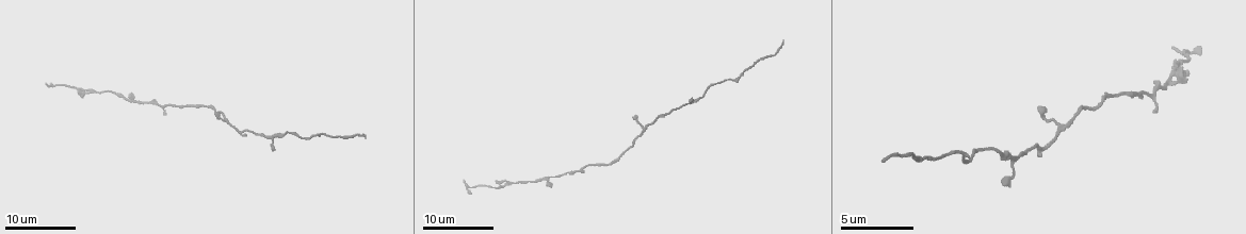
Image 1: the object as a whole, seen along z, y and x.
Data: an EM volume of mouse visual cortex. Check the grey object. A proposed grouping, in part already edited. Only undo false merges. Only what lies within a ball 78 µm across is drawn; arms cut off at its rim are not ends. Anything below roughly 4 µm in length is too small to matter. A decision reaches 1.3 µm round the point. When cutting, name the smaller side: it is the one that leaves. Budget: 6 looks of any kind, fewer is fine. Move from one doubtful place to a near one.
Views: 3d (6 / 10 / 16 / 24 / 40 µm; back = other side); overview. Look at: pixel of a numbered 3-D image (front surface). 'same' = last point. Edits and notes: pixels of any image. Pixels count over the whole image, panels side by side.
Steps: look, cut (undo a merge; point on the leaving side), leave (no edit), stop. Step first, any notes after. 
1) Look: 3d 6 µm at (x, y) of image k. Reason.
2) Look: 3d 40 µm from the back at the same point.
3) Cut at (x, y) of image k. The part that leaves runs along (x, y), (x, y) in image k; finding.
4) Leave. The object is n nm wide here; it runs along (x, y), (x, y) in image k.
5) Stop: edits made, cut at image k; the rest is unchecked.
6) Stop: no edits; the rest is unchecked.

Look: 3d 16 µm at (336, 137) of image 1. Thick turns thin.

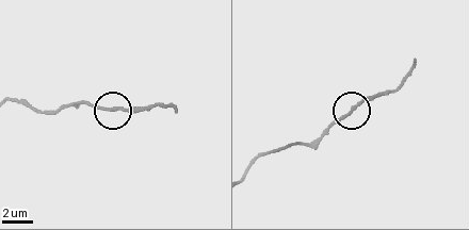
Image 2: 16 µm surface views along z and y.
Look: 3d 10 µm at (117, 108) of image 2. Closer look.

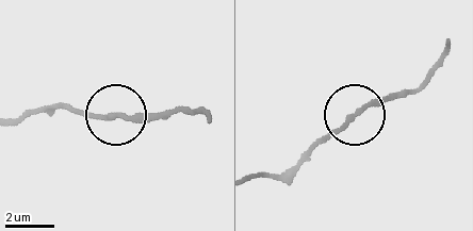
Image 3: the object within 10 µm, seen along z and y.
Leave. It runs along (18, 120), (49, 109), (188, 114) in image 3; all the same neuron.

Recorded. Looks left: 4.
Look: 3d 24 µm at (1013, 160) of image 1. Two arms in line, one across.

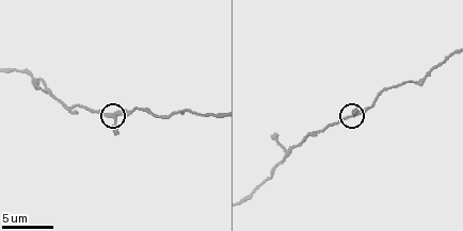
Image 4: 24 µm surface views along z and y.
Look: 3d 10 µm at (109, 116) of image 4.

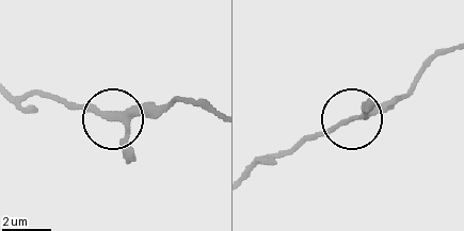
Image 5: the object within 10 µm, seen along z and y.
Look: 3d 10 µm from the back at (114, 116) of image 5.

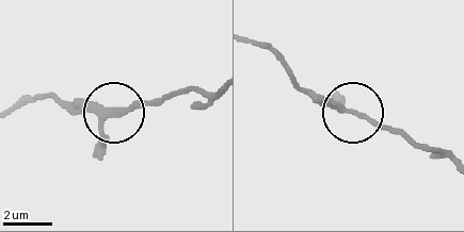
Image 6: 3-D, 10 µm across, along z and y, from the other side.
Leave. It runs along (210, 90), (179, 90), (107, 115), (60, 103) in image 6; continuous, no second neuron.

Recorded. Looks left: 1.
Stop: no edits; the rest is unchecked.

